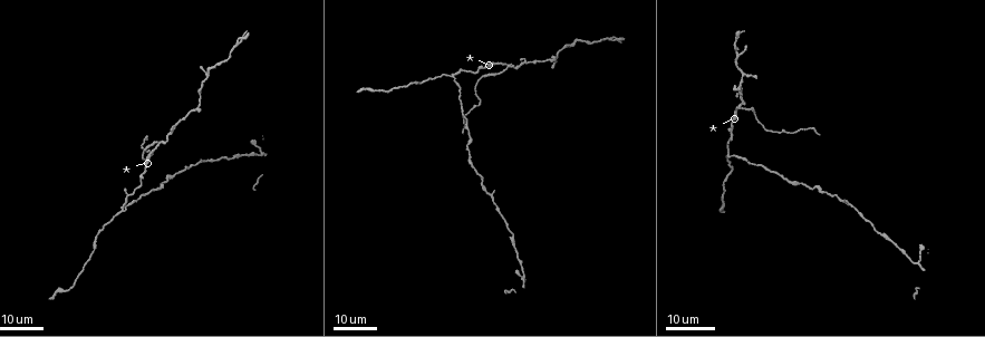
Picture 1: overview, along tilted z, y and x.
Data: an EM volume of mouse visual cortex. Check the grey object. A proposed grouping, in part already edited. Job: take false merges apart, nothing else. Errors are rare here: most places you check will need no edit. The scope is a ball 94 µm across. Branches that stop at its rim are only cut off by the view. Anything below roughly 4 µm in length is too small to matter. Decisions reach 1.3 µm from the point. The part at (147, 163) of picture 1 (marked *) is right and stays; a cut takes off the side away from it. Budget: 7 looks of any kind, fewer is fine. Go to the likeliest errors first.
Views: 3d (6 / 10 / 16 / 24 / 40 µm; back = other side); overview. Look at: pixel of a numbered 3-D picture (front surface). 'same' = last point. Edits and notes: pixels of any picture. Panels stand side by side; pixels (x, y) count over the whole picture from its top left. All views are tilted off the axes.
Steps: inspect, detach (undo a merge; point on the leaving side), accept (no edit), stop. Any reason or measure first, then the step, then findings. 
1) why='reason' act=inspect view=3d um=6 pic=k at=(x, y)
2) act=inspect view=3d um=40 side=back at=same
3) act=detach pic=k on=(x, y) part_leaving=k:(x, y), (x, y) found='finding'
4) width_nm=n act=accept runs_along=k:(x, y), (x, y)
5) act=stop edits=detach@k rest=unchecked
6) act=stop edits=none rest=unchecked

act=inspect view=3d um=24 pic=1 at=(506, 65)

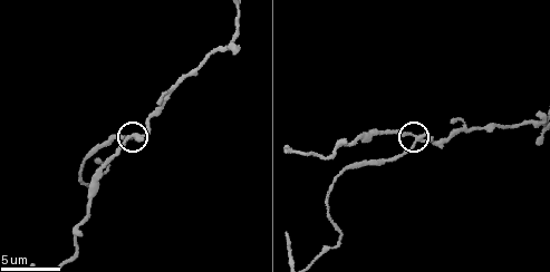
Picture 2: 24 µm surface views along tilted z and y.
why='closer look' act=inspect view=3d um=6 pic=2 at=(416, 143)

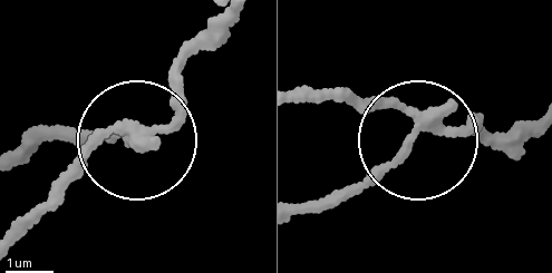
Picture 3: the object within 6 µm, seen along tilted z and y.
width_nm=220 act=detach pic=3 on=(380, 177) part_leaving=3:(432, 119), (404, 152), (297, 211) found='two cells meet here'

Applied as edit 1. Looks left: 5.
why='see it whole again' act=inspect view=overview

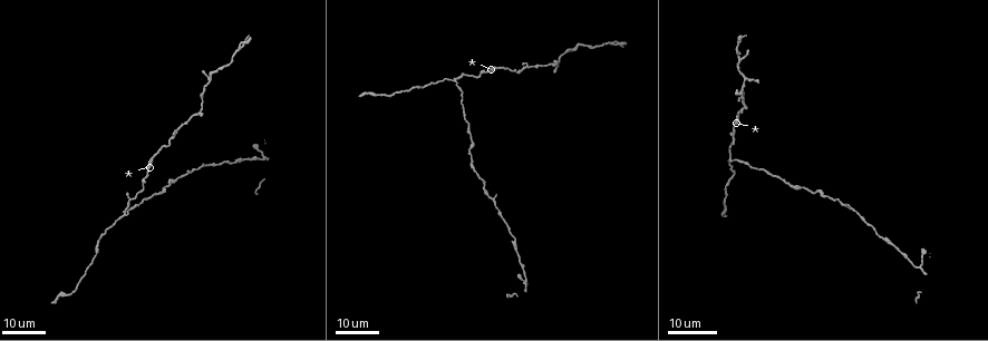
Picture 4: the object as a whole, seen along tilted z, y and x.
why='branch point' act=inspect view=3d um=24 pic=4 at=(125, 213)

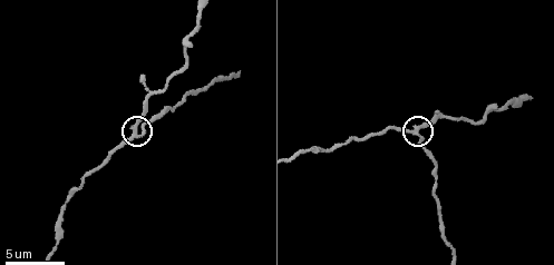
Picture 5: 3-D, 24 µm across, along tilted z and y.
why='zoom in' act=inspect view=3d um=10 pic=5 at=(137, 134)

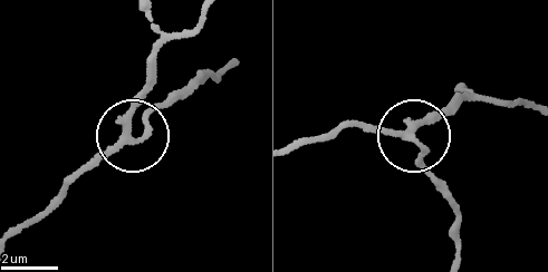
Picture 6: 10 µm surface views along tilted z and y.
why='from behind' act=inspect view=3d um=10 side=back pic=6 at=(128, 137)

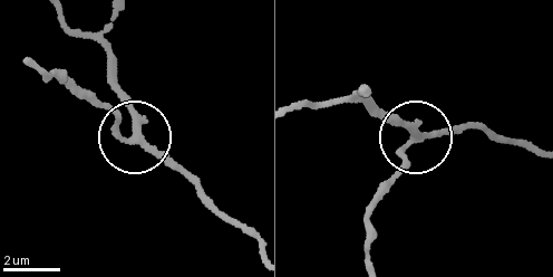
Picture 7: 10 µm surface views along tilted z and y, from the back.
act=detach pic=7 on=(114, 108) part_leaving=7:(135, 129), (119, 130), (94, 97), (37, 64) found='a second cell is stuck on'

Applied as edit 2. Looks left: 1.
why='side arm on a straight run' act=inspect view=3d um=16 pic=2 at=(461, 131)

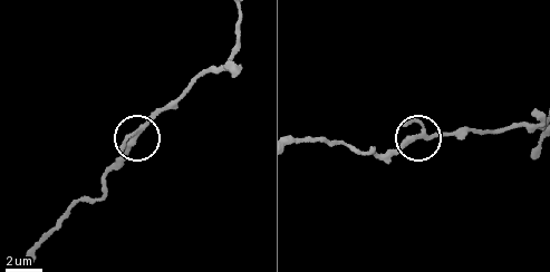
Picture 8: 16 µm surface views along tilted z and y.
act=accept runs_along=8:(296, 138), (385, 151), (423, 135), (466, 132) found='continuous, no second cell'

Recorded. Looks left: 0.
act=stop edits=detach@3,detach@7 rest=unchecked

